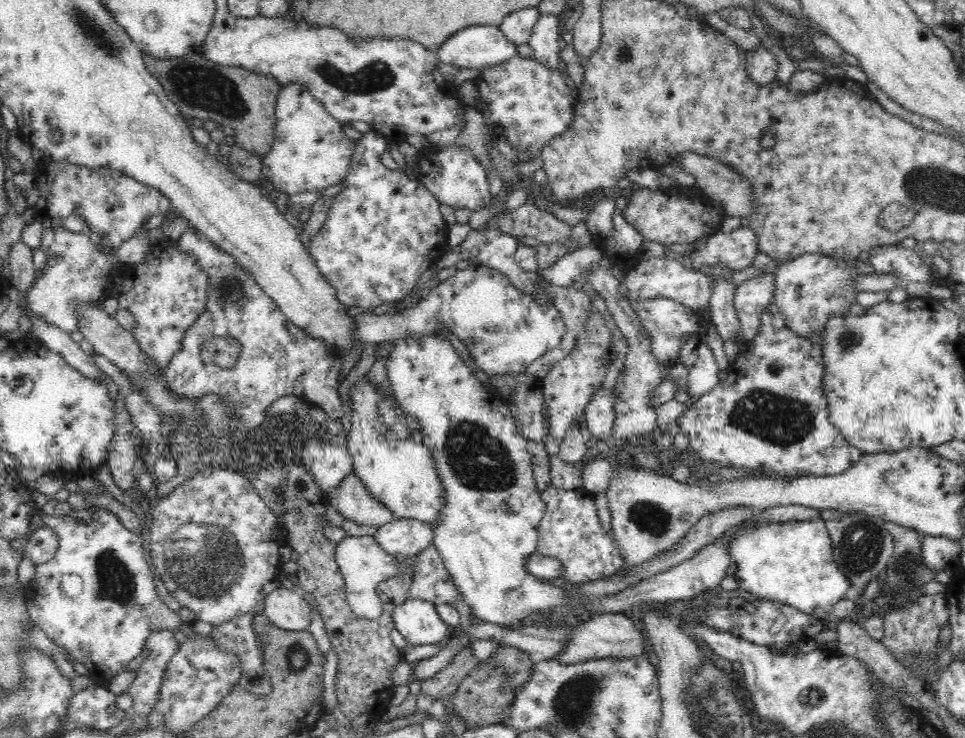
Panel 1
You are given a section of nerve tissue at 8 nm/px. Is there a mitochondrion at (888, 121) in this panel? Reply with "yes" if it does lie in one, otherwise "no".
no

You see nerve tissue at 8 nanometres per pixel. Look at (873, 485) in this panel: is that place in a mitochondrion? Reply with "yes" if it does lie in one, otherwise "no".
no

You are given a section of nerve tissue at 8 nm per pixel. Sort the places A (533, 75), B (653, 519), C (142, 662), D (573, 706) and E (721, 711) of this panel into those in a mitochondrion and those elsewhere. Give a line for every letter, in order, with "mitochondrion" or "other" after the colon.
A: other
B: mitochondrion
C: other
D: mitochondrion
E: mitochondrion

